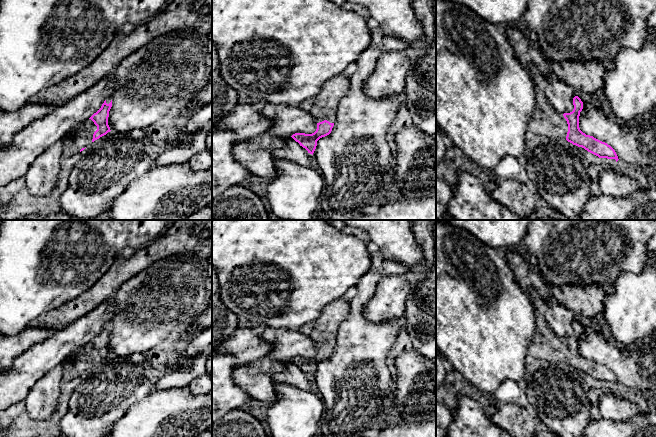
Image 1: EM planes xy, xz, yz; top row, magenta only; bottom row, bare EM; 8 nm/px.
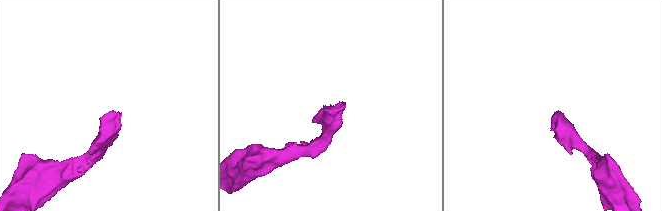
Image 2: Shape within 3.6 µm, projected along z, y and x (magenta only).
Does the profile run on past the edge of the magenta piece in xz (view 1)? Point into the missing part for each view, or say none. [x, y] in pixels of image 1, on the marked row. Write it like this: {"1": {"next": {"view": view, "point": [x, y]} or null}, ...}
{"1": {"next": {"view": "xz", "point": [323, 106]}}}

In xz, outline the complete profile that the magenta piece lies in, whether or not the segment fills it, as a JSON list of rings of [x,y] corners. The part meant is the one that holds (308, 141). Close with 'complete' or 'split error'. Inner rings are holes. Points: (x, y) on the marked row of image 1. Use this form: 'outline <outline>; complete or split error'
outline [[[343,75],[335,76],[323,85],[316,96],[298,105],[302,110],[309,112],[317,122],[317,129],[314,133],[295,133],[291,136],[308,153],[313,155],[317,141],[331,133],[340,101],[350,85],[351,78]]]; split error

